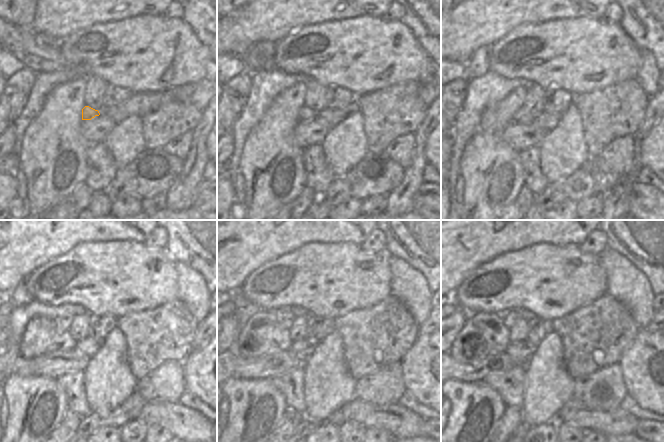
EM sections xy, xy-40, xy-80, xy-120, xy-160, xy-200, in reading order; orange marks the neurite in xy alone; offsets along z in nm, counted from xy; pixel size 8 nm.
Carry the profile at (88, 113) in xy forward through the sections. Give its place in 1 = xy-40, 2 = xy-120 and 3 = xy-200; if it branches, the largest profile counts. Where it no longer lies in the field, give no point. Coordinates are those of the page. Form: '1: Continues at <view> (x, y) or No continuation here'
1: Continues at xy-40 (305, 113)
2: Continues at xy-120 (40, 336)
3: Continues at xy-200 (483, 333).

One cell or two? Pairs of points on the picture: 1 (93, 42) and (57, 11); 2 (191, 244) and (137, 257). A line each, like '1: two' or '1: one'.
1: two
2: two

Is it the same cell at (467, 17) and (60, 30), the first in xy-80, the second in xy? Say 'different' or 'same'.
same

